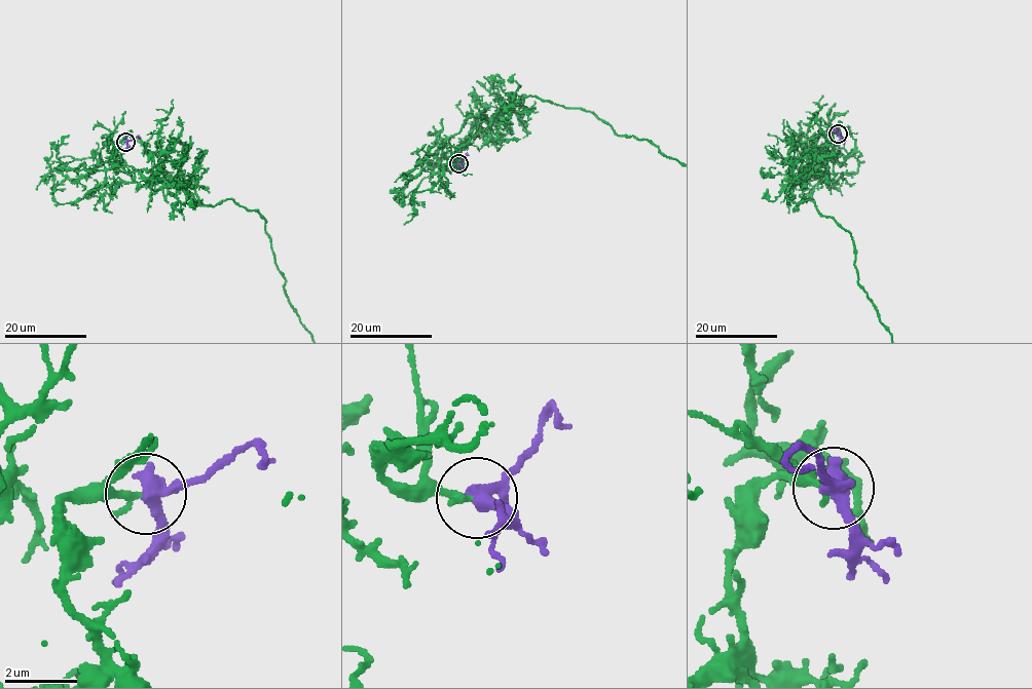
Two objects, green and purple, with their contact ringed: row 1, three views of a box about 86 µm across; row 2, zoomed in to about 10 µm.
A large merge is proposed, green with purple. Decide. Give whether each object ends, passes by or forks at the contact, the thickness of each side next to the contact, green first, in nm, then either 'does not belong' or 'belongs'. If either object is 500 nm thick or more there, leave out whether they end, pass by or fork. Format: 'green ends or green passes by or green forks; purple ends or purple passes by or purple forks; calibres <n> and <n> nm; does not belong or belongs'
green ends; purple passes by; calibres 190 and 420 nm; belongs

